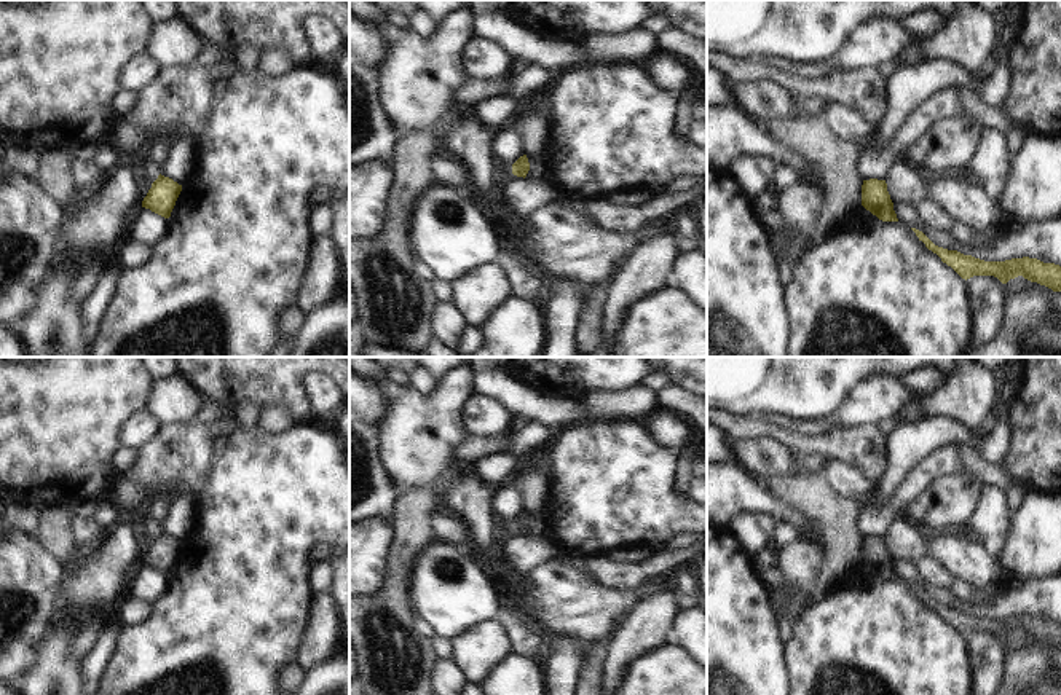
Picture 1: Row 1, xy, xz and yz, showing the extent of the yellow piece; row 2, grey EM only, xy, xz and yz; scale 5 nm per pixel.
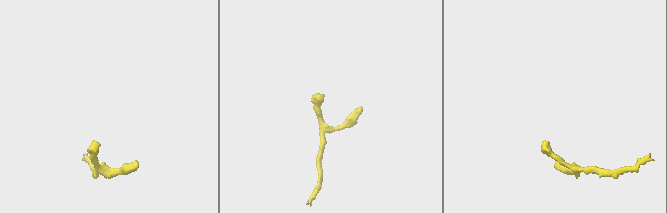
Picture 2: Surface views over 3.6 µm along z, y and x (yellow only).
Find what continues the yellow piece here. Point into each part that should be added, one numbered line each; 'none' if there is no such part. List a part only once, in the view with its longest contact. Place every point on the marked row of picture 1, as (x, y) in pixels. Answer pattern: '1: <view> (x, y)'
none

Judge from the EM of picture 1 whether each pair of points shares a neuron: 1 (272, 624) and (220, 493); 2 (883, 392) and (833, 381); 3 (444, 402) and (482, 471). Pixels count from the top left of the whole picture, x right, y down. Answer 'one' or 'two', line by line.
1: one
2: two
3: two

